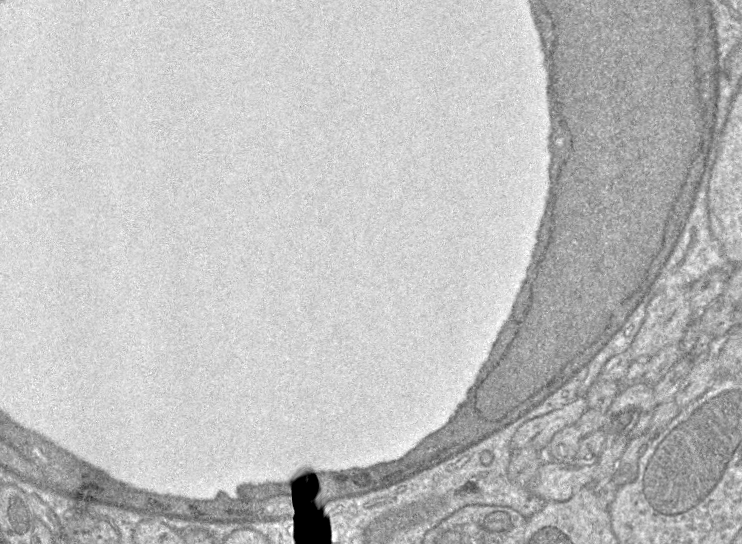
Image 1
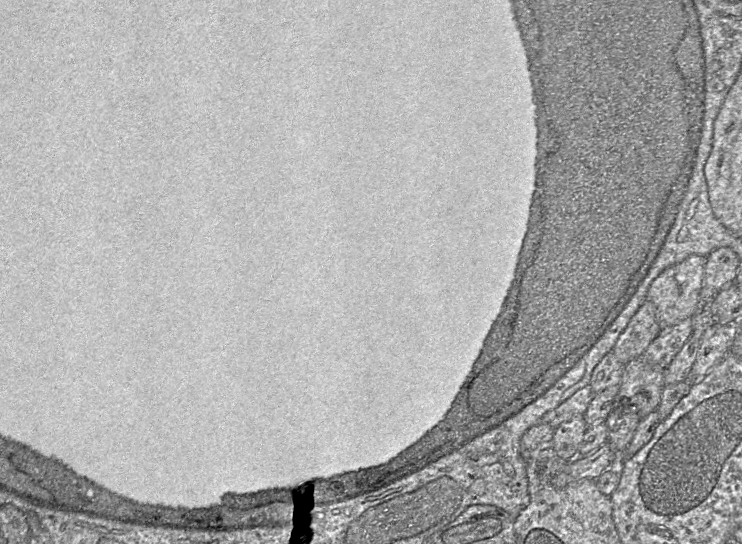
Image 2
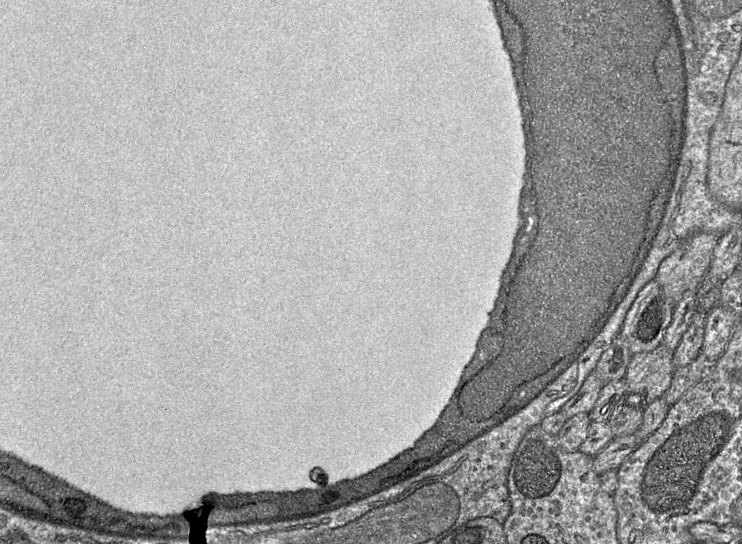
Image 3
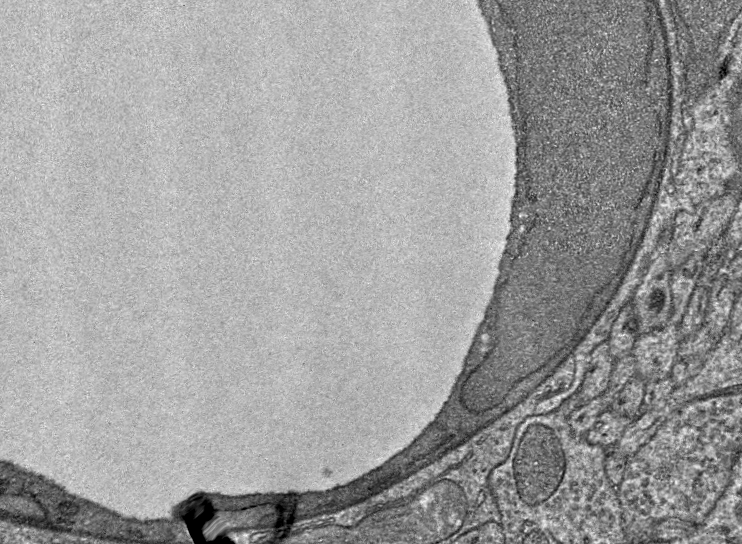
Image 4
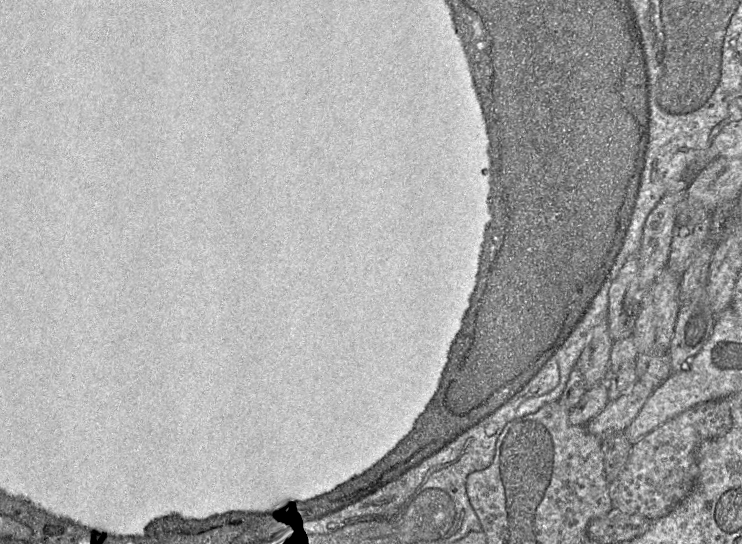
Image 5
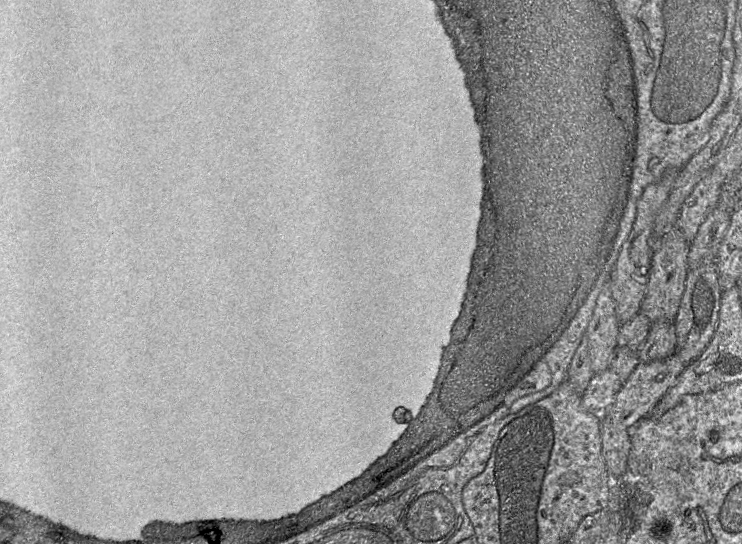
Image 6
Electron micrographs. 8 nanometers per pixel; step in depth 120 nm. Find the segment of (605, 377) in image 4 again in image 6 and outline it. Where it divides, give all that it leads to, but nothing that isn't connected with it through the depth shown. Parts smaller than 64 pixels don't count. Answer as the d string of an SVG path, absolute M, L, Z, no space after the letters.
M607 281L598 296L593 316L586 330L594 374L608 369L610 357L617 346L620 326L610 282Z

